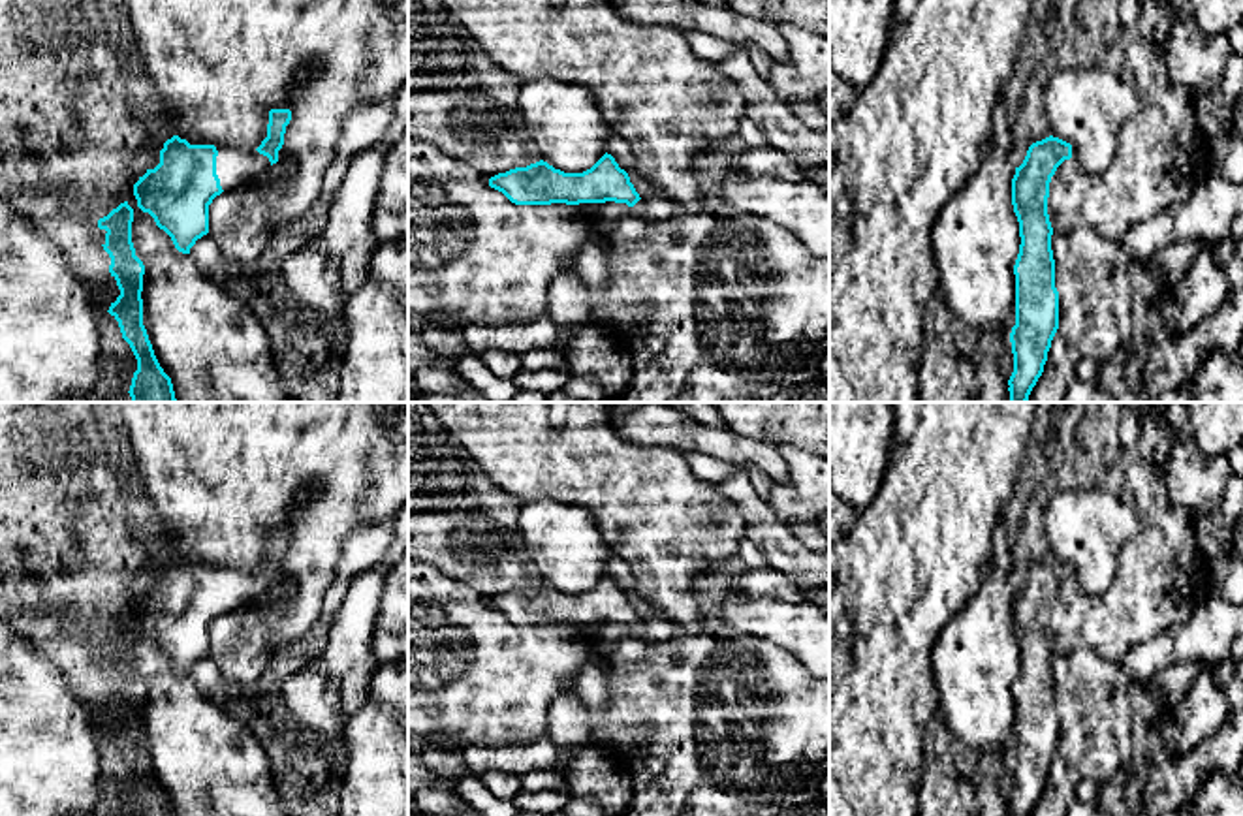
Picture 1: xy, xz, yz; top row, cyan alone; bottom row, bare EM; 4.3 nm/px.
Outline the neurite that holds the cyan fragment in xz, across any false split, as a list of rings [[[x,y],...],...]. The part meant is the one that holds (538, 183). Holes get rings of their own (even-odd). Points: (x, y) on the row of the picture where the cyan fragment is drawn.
[[[607,152],[583,173],[564,173],[540,160],[491,177],[489,186],[515,205],[615,201],[634,207],[641,199],[628,173]]]

